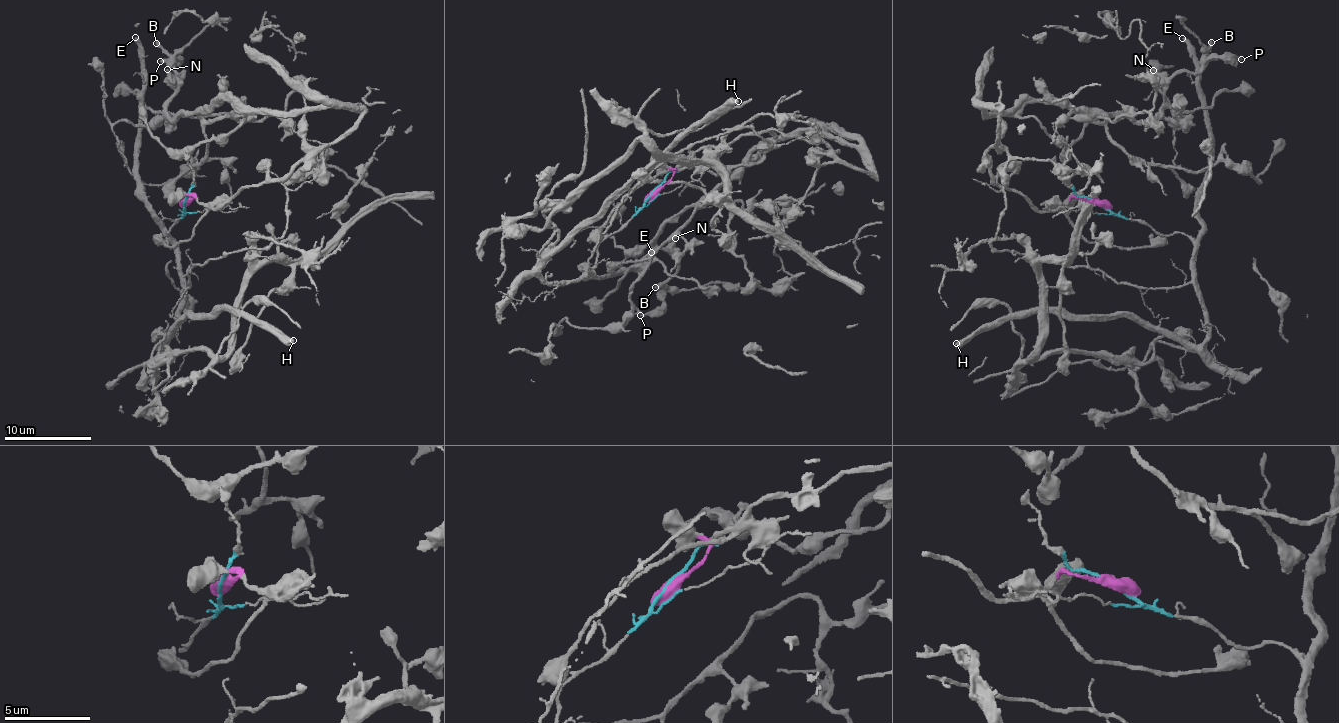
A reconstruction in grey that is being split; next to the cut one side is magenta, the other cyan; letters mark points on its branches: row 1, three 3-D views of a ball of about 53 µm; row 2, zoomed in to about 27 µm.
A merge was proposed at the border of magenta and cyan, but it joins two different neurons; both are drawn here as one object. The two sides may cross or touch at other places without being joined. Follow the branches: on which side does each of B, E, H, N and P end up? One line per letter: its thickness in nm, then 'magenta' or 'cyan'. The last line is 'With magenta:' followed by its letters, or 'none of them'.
B: 240 nm | magenta
E: 360 nm | cyan
H: 480 nm | cyan
N: 320 nm | magenta
P: 240 nm | magenta
With magenta: B, N, P

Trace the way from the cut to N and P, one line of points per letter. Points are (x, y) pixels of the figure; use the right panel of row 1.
N: (1099, 203), (1039, 211), (989, 183), (1000, 113), (984, 108), (1146, 121), (1164, 93), (1153, 69)
P: (1099, 203), (1039, 211), (989, 183), (1000, 113), (984, 108), (1146, 121), (1176, 75), (1242, 59)

